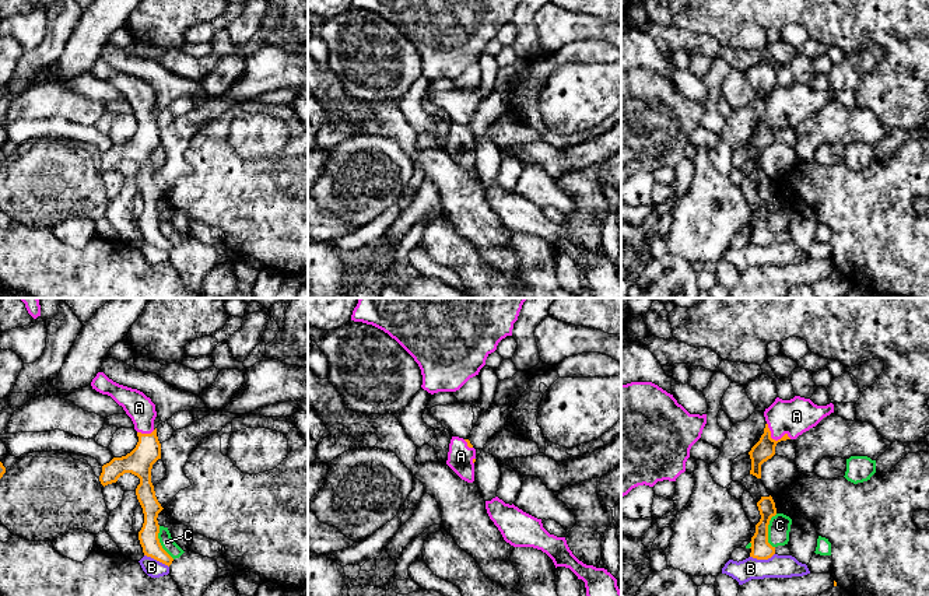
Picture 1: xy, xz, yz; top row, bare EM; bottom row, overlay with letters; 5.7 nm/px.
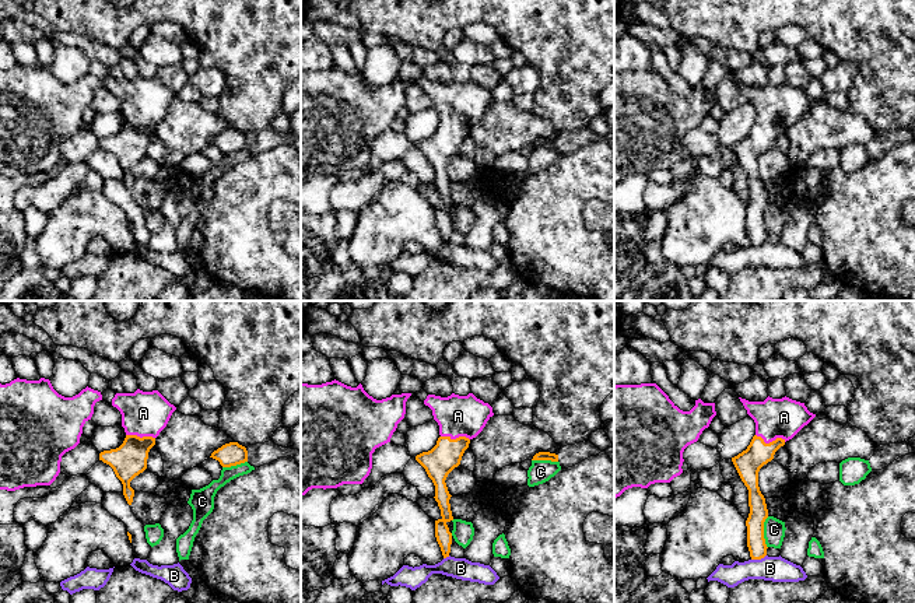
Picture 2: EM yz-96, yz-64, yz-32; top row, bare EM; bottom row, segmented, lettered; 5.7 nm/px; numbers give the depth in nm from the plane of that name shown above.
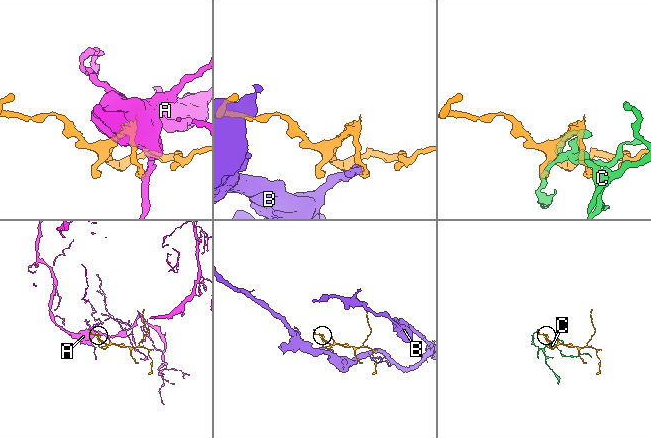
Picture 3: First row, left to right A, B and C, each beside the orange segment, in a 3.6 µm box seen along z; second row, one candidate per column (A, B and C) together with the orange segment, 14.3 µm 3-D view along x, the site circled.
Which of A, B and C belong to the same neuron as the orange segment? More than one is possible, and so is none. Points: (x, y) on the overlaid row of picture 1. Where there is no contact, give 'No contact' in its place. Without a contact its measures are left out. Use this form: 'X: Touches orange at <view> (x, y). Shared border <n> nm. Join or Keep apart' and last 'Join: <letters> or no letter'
A: Touches orange at yz (774, 440). Shared border 170 nm. Join
B: Touches orange at xy (157, 560). Shared border 160 nm. Keep apart
C: Touches orange at yz (767, 530). Shared border 200 nm. Keep apart
Join: A

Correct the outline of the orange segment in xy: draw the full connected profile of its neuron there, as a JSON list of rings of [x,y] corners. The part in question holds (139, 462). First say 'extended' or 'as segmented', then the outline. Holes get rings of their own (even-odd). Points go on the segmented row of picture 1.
extended; [[[98,372],[91,382],[92,389],[111,396],[132,418],[137,431],[139,442],[136,448],[122,457],[113,457],[102,466],[101,484],[116,483],[125,473],[132,473],[140,478],[136,488],[137,499],[143,508],[144,523],[139,532],[143,553],[165,565],[171,565],[173,558],[162,548],[158,533],[158,513],[164,509],[158,502],[151,483],[153,464],[161,459],[161,444],[157,437],[154,420],[157,417],[155,404],[143,392],[119,385],[104,372]]]

